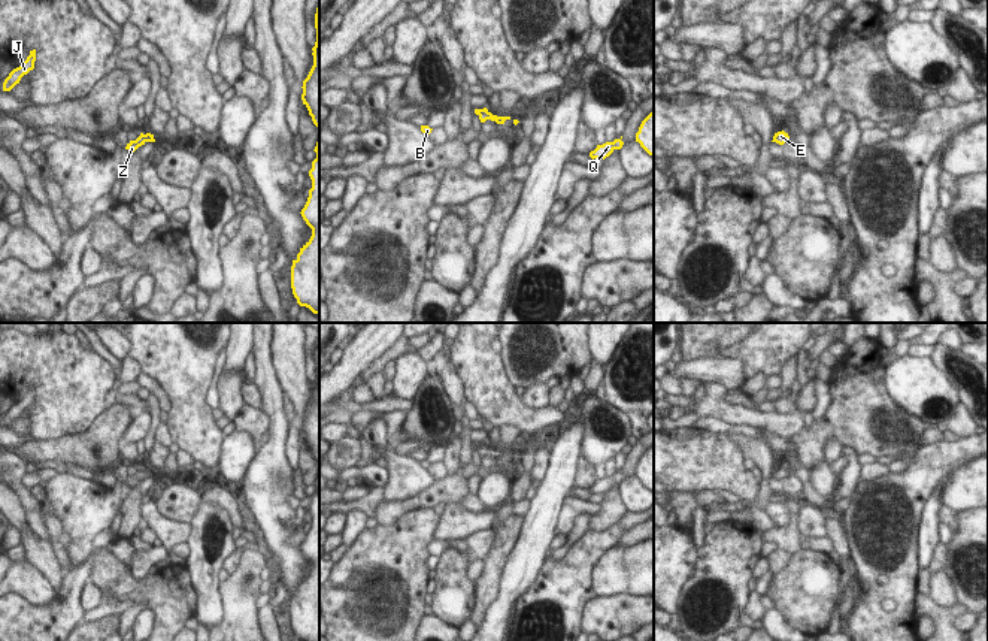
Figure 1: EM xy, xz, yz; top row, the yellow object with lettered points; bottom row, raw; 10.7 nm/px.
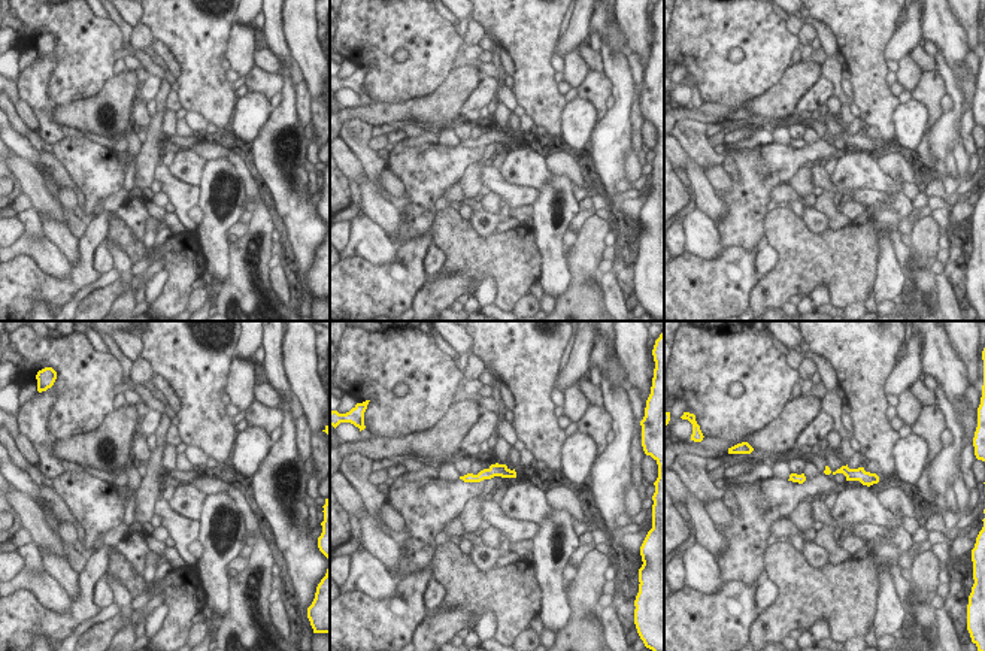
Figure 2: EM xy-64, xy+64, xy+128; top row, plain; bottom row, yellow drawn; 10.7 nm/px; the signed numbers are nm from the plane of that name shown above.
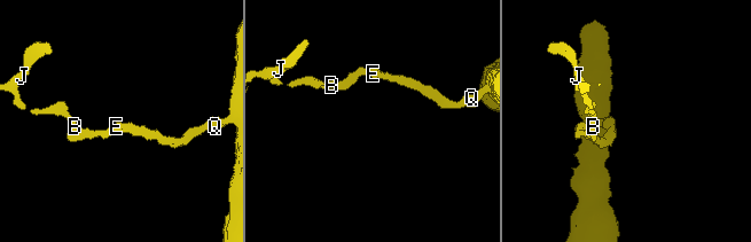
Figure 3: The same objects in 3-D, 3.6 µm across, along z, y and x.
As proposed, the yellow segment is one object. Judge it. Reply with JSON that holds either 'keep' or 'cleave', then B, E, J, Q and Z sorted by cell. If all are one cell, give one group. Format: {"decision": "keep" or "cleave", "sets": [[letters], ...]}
{"decision": "keep", "sets": [["B", "E", "J", "Q", "Z"]]}

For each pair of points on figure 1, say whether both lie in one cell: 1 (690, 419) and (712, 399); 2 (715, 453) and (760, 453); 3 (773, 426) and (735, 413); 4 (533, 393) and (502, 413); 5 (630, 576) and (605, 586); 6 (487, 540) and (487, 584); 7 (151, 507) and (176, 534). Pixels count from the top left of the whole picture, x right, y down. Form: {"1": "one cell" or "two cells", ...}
{"1": "two cells", "2": "two cells", "3": "one cell", "4": "two cells", "5": "one cell", "6": "two cells", "7": "one cell"}

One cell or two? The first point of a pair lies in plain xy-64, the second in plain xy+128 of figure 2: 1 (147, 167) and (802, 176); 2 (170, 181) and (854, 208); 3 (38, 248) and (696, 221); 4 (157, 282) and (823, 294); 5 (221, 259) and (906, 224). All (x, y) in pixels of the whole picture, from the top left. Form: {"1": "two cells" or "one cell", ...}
{"1": "one cell", "2": "two cells", "3": "one cell", "4": "one cell", "5": "two cells"}

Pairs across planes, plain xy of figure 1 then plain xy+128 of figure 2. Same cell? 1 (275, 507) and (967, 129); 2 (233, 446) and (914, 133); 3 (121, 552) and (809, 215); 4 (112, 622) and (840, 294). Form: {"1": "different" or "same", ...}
{"1": "different", "2": "same", "3": "different", "4": "same"}

